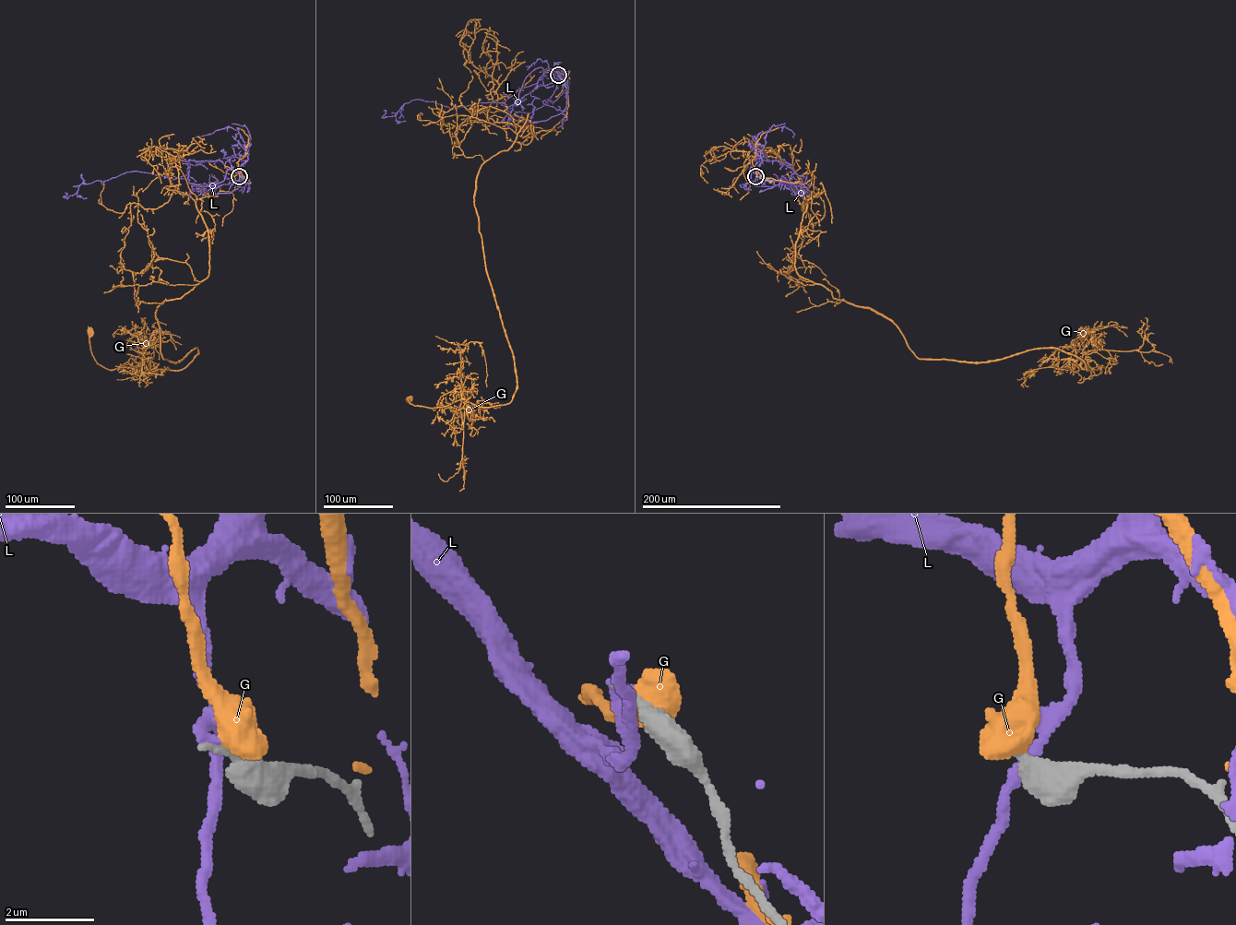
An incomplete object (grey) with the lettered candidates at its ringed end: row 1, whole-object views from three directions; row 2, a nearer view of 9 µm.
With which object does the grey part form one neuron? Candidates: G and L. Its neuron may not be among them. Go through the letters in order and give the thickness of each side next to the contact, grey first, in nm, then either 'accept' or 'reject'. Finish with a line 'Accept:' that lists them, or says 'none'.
G: calibres 460 and 800 nm; reject
L: calibres 280 and 280 nm; reject
Accept: none

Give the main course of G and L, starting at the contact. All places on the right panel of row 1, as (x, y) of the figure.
G: (756, 176), (815, 195), (796, 272), (888, 318), (920, 359), (985, 362), (1055, 348), (1087, 370), (1081, 331)
L: (756, 176), (751, 167), (750, 183), (778, 185), (790, 171), (780, 181), (791, 192)

